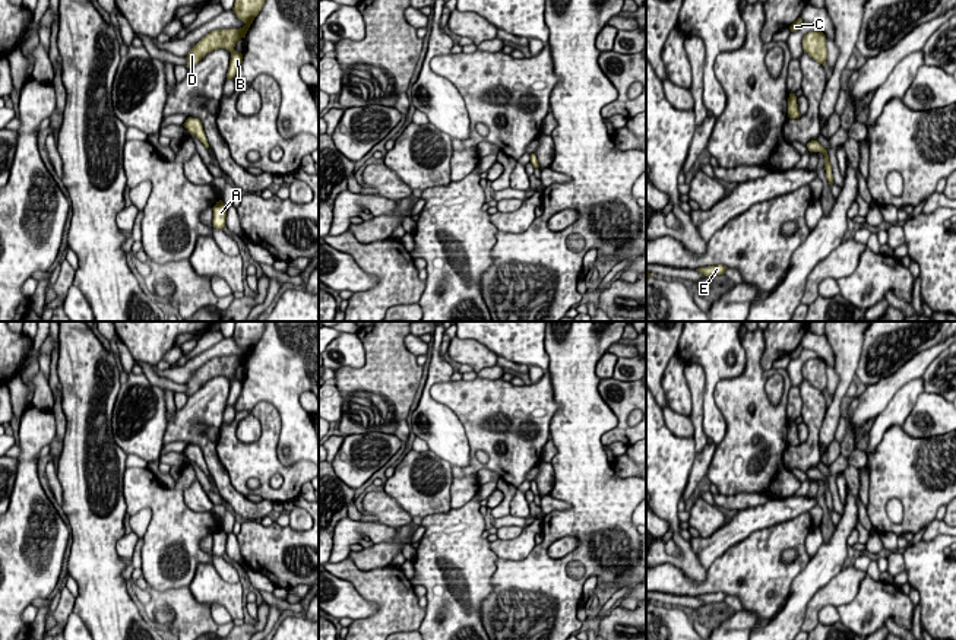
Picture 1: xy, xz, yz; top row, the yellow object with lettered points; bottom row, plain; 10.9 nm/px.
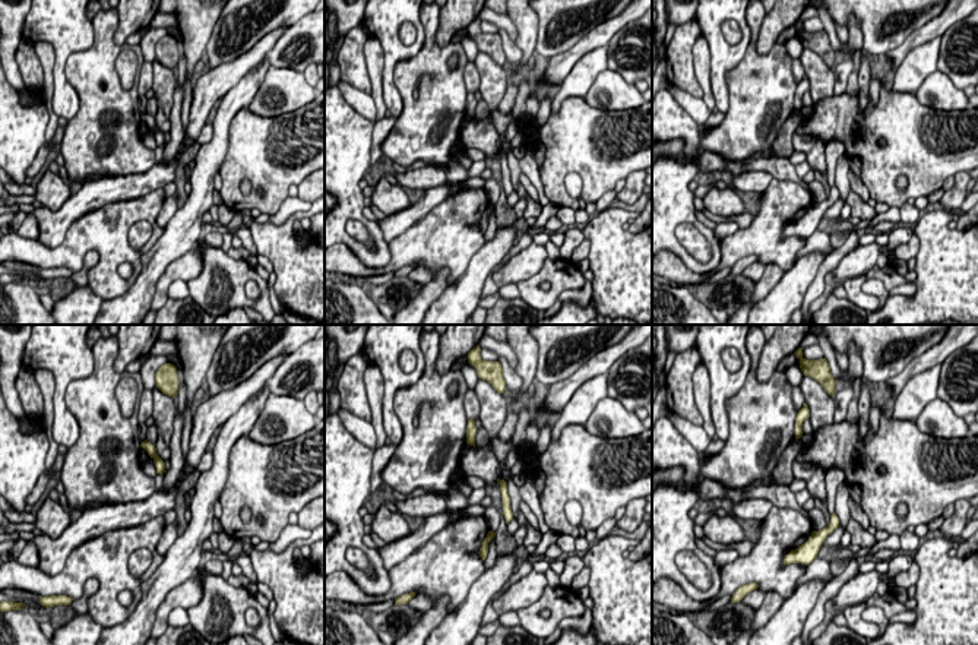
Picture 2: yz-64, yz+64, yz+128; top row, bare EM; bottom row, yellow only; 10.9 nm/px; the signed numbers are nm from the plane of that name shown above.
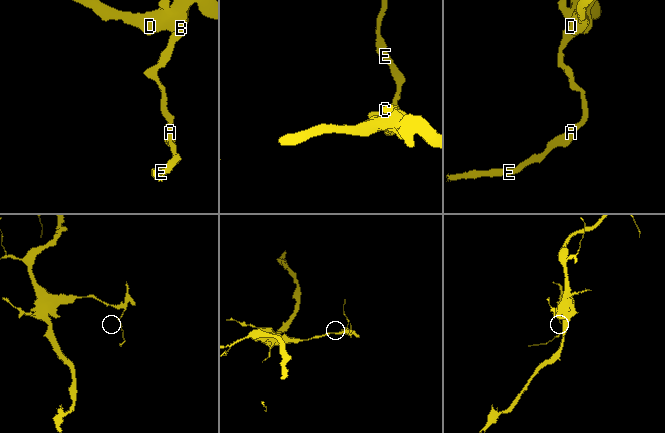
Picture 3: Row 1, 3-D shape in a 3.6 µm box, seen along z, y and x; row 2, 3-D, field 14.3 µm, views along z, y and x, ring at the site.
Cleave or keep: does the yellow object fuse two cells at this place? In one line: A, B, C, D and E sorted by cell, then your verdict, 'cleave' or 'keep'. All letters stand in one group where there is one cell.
groups A B C D E; keep

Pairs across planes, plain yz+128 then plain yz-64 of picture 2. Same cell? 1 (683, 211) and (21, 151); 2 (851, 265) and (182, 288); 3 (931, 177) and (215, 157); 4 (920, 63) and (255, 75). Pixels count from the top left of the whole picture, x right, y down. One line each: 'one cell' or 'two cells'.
1: one cell
2: two cells
3: two cells
4: one cell

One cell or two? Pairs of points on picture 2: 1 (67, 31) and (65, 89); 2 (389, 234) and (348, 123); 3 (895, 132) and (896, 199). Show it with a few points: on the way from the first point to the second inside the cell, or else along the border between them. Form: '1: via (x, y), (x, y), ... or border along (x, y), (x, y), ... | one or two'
1: via (63, 46), (60, 75) | one
2: border along (376, 223), (388, 243) | two
3: via (895, 148), (895, 157), (889, 163), (889, 183) | one

